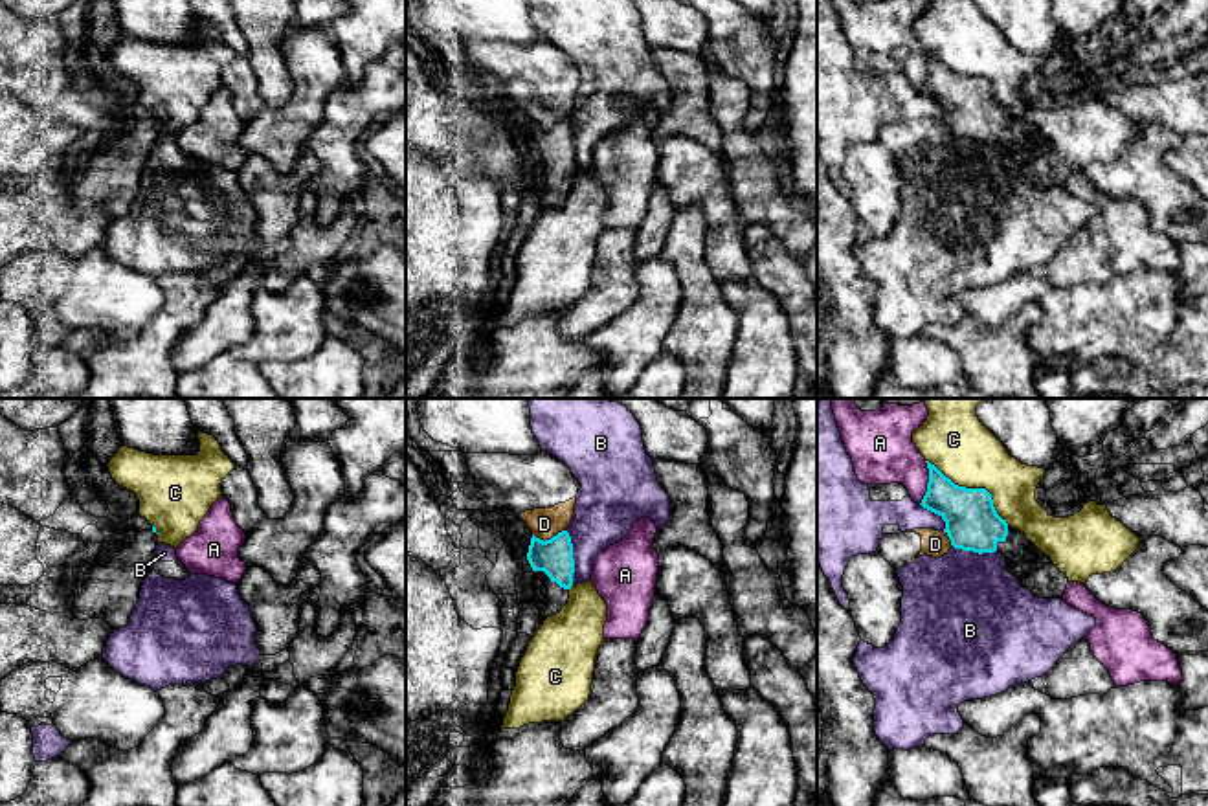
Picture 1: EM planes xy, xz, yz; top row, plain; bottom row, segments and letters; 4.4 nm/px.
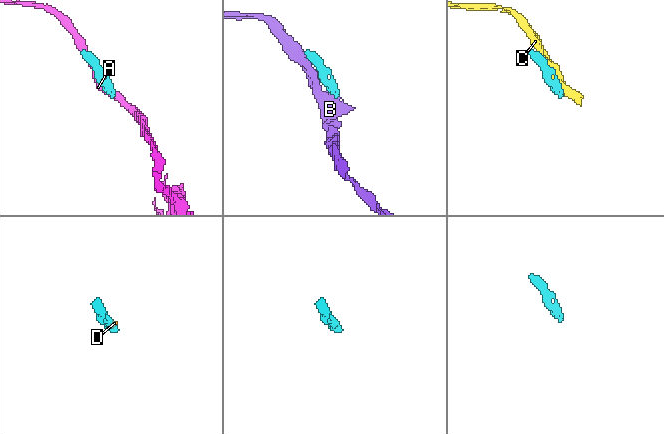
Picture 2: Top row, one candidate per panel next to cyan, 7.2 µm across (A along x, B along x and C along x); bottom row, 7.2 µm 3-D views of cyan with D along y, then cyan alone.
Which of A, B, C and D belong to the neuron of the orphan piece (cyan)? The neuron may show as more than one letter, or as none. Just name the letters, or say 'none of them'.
none of them

